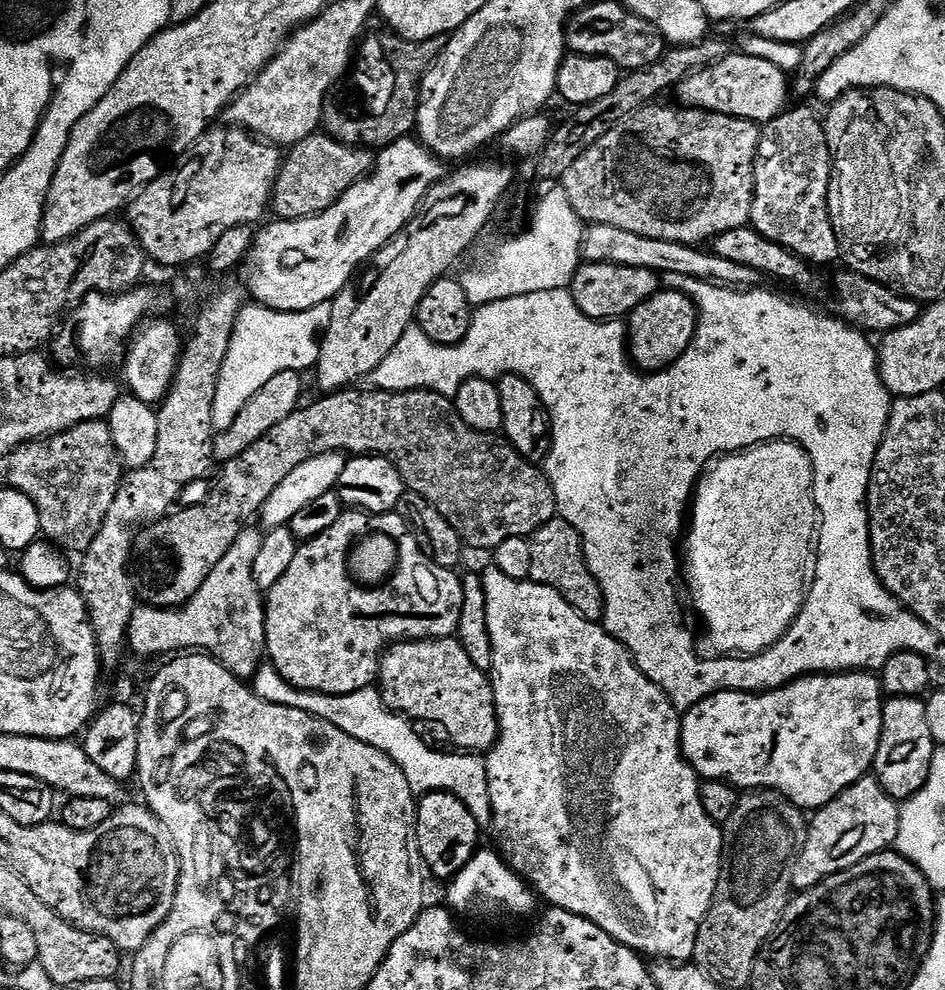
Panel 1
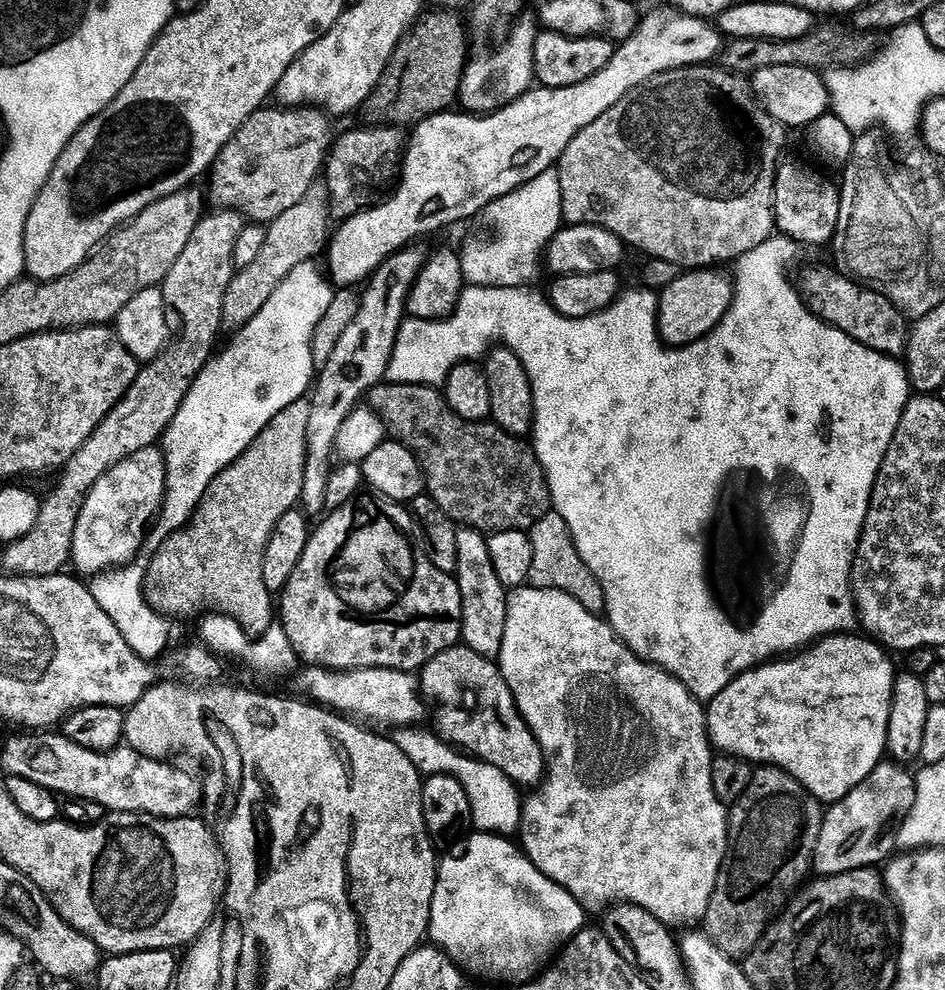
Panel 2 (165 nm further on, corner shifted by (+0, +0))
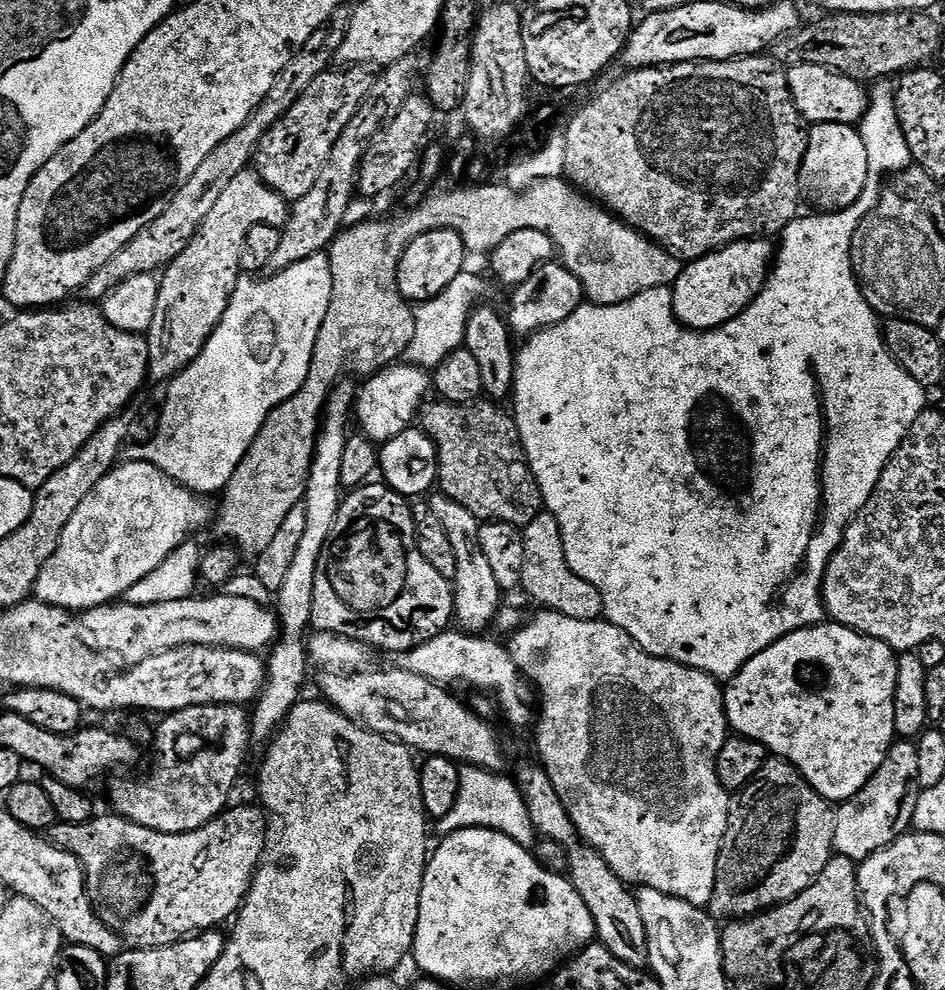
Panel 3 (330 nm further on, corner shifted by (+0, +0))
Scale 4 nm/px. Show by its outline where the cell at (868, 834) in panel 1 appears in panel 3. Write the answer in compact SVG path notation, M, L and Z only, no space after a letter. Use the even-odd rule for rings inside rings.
M901 739L888 749L882 766L878 766L870 782L866 782L858 794L836 808L833 849L839 855L857 862L866 861L875 852L881 852L912 828L921 791L918 783L918 750L911 739Z

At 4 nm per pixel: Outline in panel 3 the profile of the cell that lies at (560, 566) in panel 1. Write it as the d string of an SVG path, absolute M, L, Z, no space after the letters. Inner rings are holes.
M541 510L534 518L534 522L527 524L522 531L526 542L526 558L522 565L522 582L520 583L522 592L525 592L530 599L537 600L540 606L547 611L566 614L566 618L601 619L604 616L602 594L598 594L598 590L594 586L590 586L590 582L586 582L586 578L578 578L578 574L574 574L574 570L570 570L570 562L566 562L566 550L562 542L562 530L558 518L554 518L547 510Z

